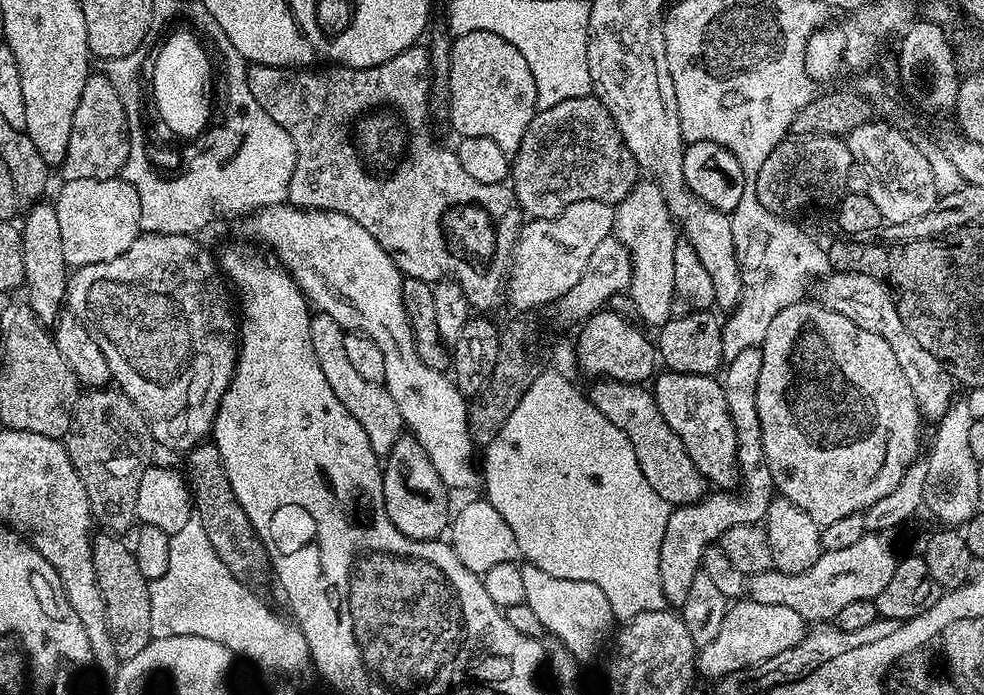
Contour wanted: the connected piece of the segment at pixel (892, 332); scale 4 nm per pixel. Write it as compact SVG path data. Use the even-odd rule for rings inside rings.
M837 272L823 277L819 281L820 289L817 290L815 299L824 308L842 314L842 318L850 318L862 330L870 330L882 338L886 338L890 350L898 357L898 366L902 366L902 374L906 374L906 382L914 390L914 398L920 407L921 417L925 421L937 422L951 407L955 392L958 391L948 368L930 350L925 350L915 338L902 326L902 318L898 314L896 298L891 288L884 281L867 276L861 272Z

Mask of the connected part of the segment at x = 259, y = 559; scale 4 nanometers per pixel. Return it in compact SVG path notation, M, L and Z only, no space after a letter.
M201 442L188 449L186 459L186 479L190 485L194 512L200 517L206 538L210 538L210 546L214 546L214 554L222 558L226 570L230 570L238 582L249 586L266 583L268 576L270 580L268 551L258 538L246 510L242 510L238 498L234 498L234 486L230 486L230 478L226 478L226 466L218 446L214 442Z

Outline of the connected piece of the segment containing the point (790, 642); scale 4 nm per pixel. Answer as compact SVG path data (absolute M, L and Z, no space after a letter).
M737 599L726 612L718 636L709 645L699 649L699 675L715 678L766 662L766 658L774 658L774 654L790 650L804 637L805 631L805 620L787 606L765 606L763 602Z

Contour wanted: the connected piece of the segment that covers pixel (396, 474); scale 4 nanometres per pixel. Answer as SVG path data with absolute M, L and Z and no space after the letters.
M401 434L394 442L382 464L382 494L386 514L394 526L406 538L411 540L438 540L449 531L450 511L448 512L448 496L450 489L438 478L438 470L434 470L434 462L430 462L430 454L422 450L422 446L410 434Z

